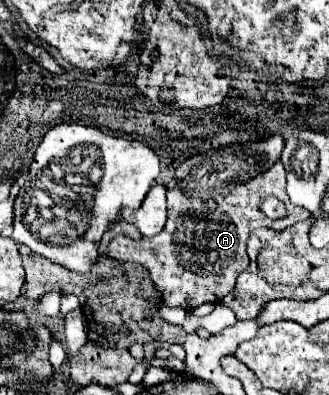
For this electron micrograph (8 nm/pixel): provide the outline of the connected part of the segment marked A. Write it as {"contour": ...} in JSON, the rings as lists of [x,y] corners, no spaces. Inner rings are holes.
{"contour":[[[276,162],[270,170],[255,176],[250,179],[250,182],[236,186],[236,190],[232,190],[230,194],[218,196],[218,200],[216,198],[198,200],[198,198],[186,196],[178,186],[170,186],[170,188],[166,186],[166,190],[168,190],[168,220],[178,222],[178,218],[170,218],[172,206],[186,206],[186,210],[190,210],[190,216],[184,218],[186,224],[164,228],[154,238],[142,236],[140,240],[132,240],[124,234],[118,234],[108,244],[106,254],[118,262],[132,261],[145,266],[156,290],[162,294],[162,301],[168,306],[184,306],[186,310],[196,308],[204,302],[222,300],[234,290],[238,274],[242,274],[250,262],[246,254],[246,240],[252,230],[262,226],[282,230],[310,216],[306,208],[290,202],[286,194],[286,172],[282,168],[282,162]],[[266,196],[276,196],[278,200],[284,202],[286,206],[284,218],[270,220],[262,216],[260,204]],[[260,218],[266,218],[266,220],[260,222]]]}

